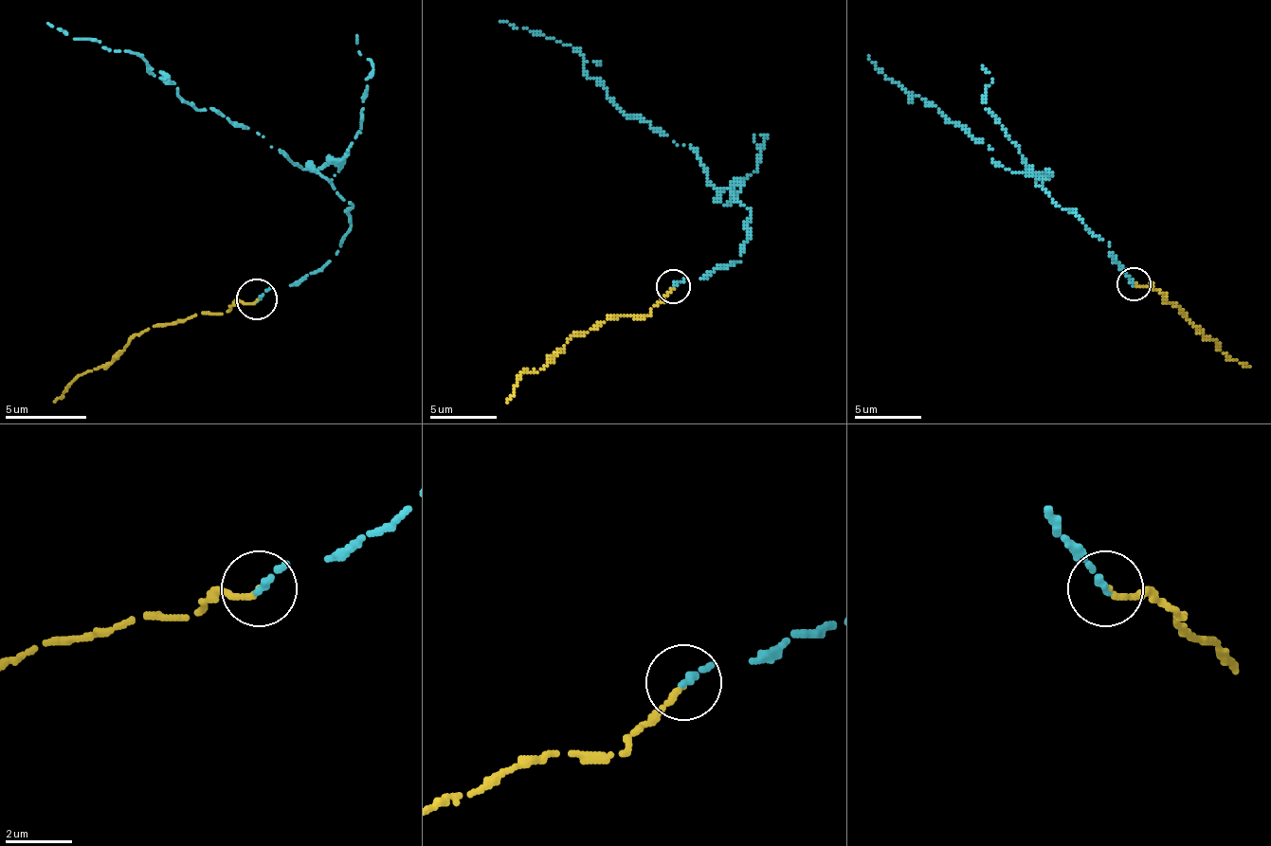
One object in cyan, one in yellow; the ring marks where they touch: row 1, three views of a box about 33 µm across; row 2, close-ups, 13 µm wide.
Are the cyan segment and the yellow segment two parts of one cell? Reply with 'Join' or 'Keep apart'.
Join

